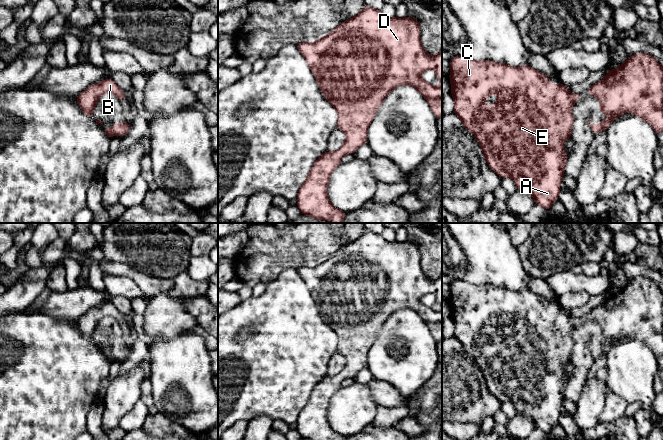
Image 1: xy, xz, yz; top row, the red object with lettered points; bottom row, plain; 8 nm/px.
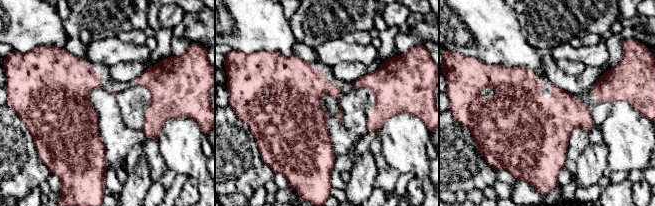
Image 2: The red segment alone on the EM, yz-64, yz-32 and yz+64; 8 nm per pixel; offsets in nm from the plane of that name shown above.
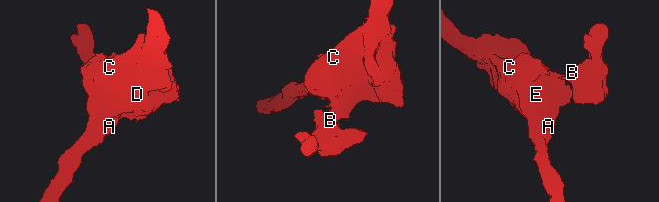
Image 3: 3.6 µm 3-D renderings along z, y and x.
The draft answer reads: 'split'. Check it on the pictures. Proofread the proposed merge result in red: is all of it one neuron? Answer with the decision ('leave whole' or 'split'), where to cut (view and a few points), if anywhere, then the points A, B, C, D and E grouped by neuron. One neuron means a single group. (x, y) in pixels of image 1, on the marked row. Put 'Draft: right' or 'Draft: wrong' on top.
Draft: wrong
leave whole | no cut | A B C D E

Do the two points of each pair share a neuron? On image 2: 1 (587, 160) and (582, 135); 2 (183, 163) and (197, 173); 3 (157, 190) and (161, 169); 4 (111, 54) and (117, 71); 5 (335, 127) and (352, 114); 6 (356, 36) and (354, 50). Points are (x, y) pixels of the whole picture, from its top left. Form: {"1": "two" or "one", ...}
{"1": "two", "2": "one", "3": "one", "4": "two", "5": "two", "6": "two"}

